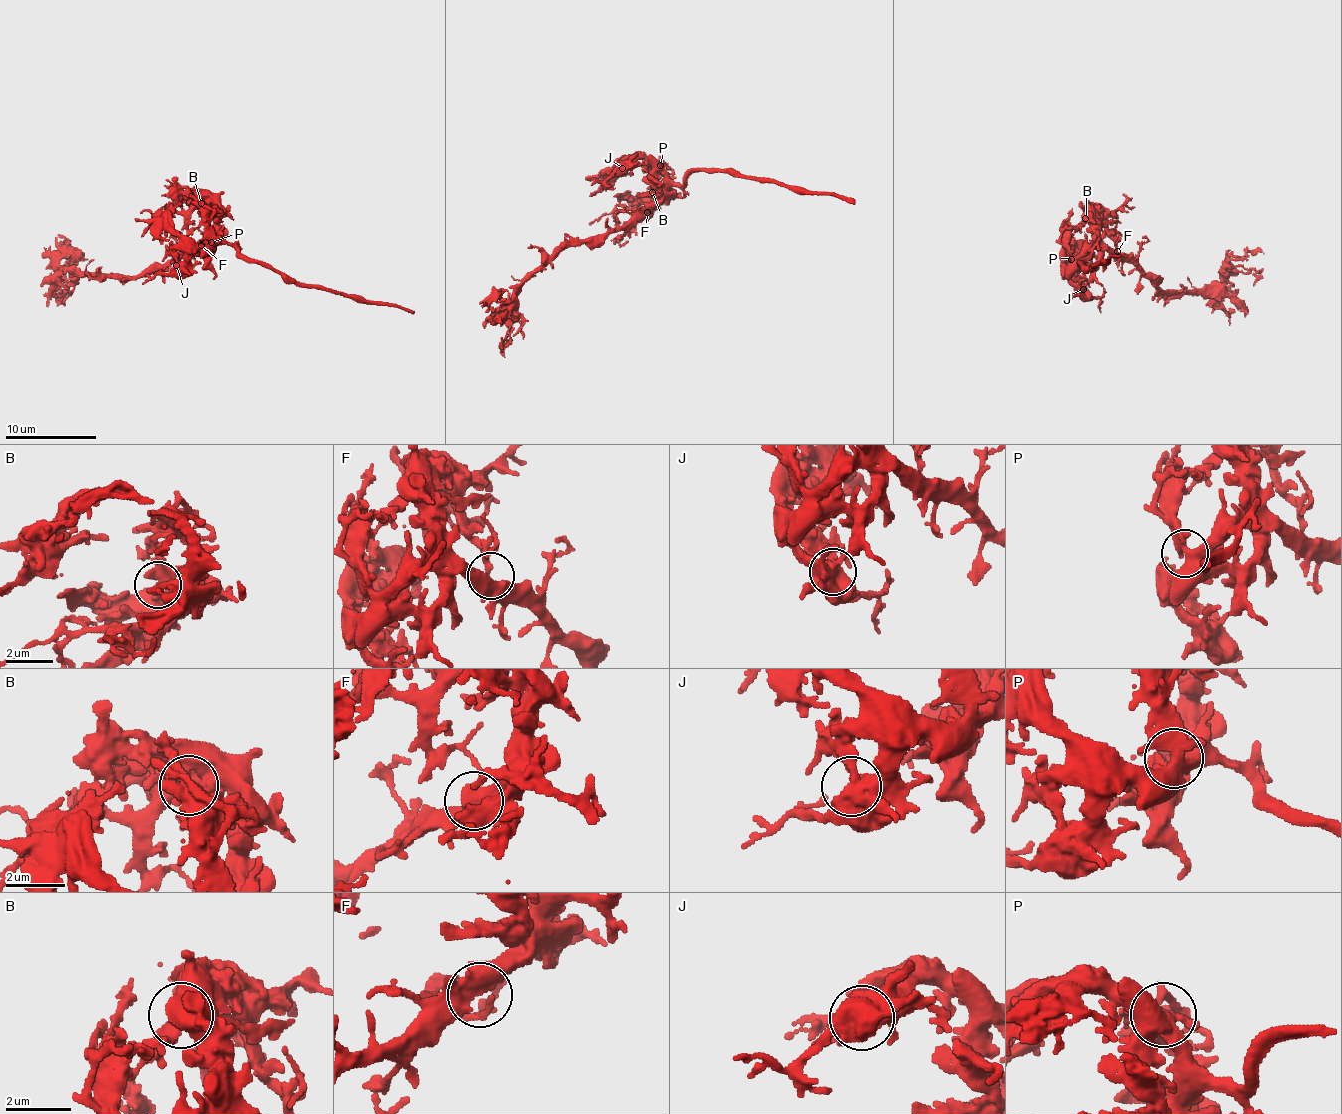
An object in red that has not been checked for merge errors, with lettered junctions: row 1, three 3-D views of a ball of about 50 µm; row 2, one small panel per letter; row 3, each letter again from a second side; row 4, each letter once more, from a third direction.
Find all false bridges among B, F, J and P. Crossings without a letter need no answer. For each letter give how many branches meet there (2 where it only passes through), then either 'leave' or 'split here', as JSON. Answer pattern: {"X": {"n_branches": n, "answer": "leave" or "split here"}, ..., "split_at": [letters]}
{"B": {"n_branches": 3, "answer": "leave"}, "F": {"n_branches": 3, "answer": "leave"}, "J": {"n_branches": 3, "answer": "leave"}, "P": {"n_branches": 4, "answer": "leave"}, "split_at": []}

